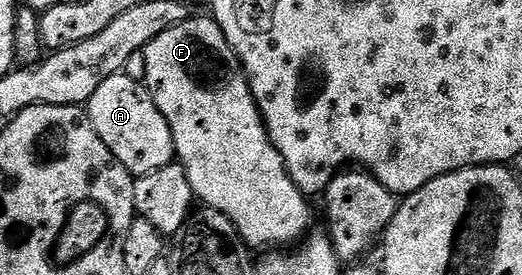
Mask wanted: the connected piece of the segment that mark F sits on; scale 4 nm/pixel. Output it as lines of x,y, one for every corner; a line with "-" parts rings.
190,17
185,23
167,29
167,33
159,33
155,41
146,45
144,52
143,82
159,113
167,117
167,125
177,150
176,158
187,173
194,196
204,206
214,207
229,218
250,248
285,249
304,240
310,234
309,226
313,223
310,200
295,185
279,149
275,149
269,140
261,110
257,108
249,88
249,79
216,19

